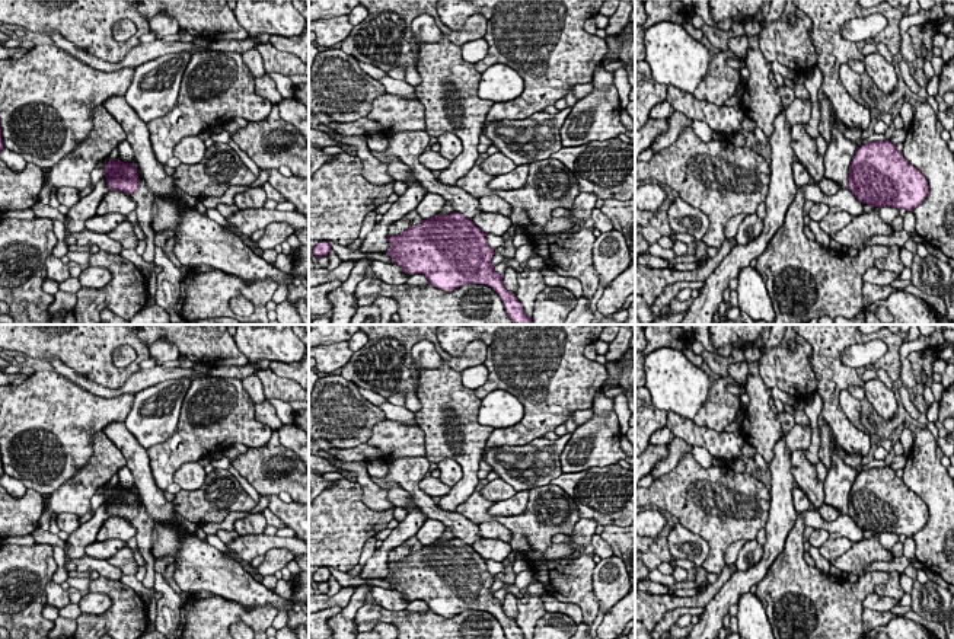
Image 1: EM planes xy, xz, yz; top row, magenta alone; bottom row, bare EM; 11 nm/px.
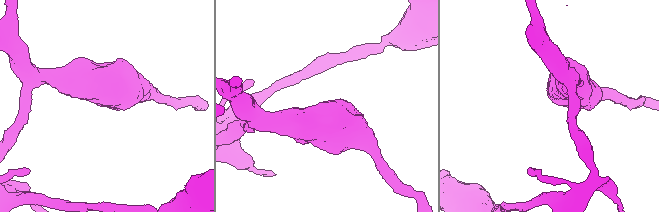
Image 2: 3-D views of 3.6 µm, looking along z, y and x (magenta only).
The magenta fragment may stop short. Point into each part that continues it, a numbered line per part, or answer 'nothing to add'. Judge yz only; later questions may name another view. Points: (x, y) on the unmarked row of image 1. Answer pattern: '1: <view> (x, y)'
1: yz (844, 526)

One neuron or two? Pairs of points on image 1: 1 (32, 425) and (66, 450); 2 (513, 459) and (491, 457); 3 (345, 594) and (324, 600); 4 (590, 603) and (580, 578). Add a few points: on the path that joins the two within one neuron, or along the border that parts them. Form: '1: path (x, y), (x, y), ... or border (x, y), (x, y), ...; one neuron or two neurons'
1: path (41, 428), (57, 444); one neuron
2: path (507, 459), (497, 457); one neuron
3: path (340, 600), (329, 600); one neuron
4: path (584, 597), (580, 593), (580, 584); one neuron

